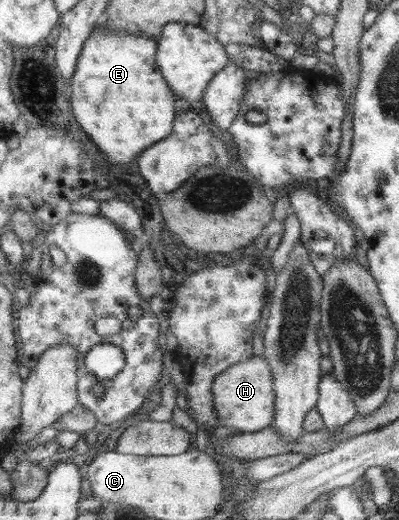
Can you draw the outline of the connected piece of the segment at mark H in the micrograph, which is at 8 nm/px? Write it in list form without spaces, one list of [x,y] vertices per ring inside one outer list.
[[[263,355],[240,362],[216,377],[213,384],[214,406],[220,425],[231,426],[242,433],[268,429],[277,409],[273,371]]]

